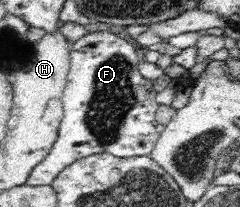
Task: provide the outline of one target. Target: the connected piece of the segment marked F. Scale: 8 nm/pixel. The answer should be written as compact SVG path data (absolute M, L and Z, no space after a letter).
M88 33L71 45L70 71L62 95L64 114L60 121L58 137L43 161L33 167L25 183L30 186L52 185L63 168L89 155L99 153L110 153L115 157L150 155L160 135L161 128L155 120L155 111L159 108L159 104L155 102L157 92L153 88L153 83L144 79L137 71L139 65L139 55L133 45L113 33Z

